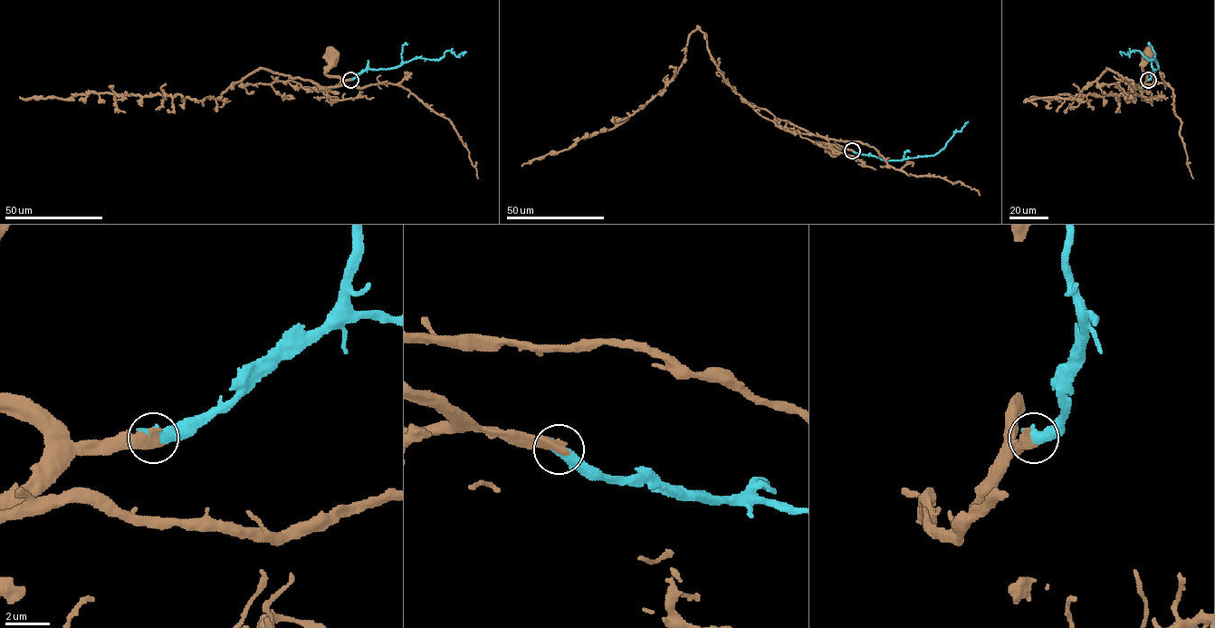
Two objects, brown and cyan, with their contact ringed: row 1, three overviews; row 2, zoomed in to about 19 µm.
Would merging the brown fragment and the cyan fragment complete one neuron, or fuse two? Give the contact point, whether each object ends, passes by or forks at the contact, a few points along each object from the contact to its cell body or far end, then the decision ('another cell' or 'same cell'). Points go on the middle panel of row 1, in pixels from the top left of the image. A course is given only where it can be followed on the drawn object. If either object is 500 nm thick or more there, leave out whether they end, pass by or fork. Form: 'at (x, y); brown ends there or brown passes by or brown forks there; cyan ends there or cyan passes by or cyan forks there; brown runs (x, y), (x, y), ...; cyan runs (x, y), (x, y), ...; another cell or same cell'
at (852, 150); brown runs (852, 150), (827, 147), (834, 144), (837, 149), (836, 150); cyan runs (852, 150), (883, 159), (933, 155), (964, 124); same cell

